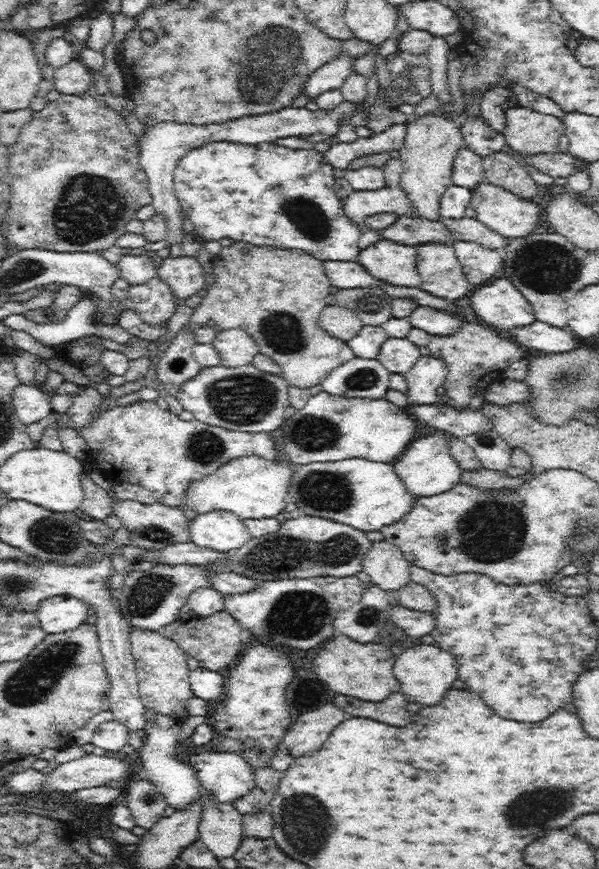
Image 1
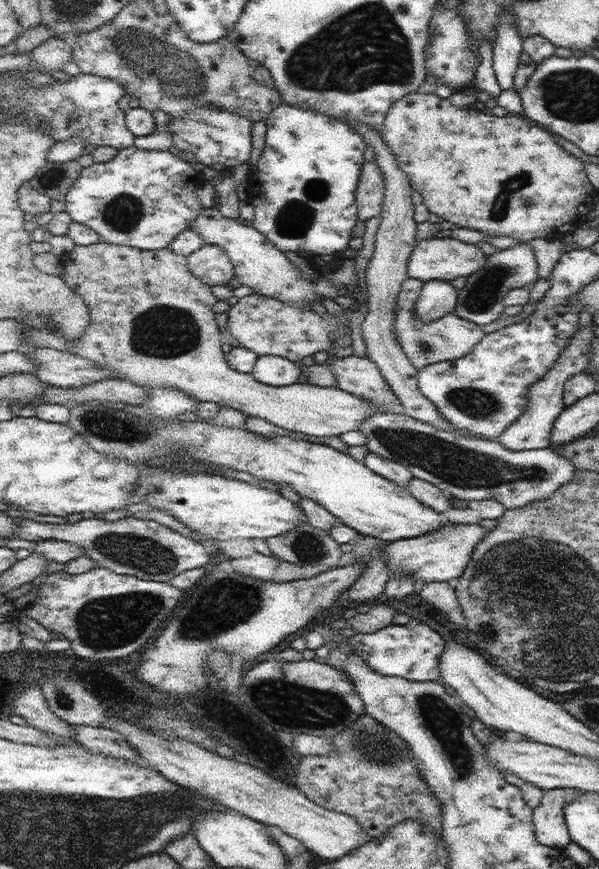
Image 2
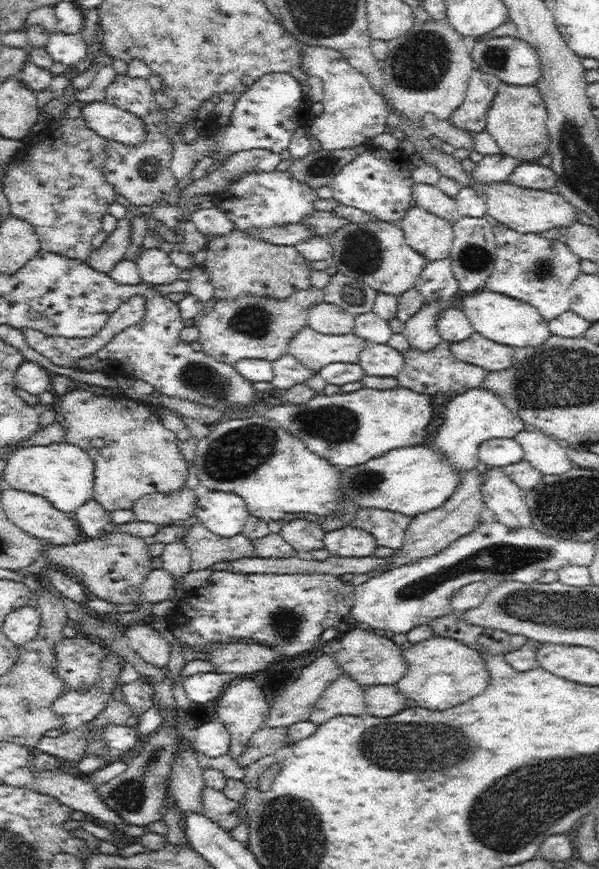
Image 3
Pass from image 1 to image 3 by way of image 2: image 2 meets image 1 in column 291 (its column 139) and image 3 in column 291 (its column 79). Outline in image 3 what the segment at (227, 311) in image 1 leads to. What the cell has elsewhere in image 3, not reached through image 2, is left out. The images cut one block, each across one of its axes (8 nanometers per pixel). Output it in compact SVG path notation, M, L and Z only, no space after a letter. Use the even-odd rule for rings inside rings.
M236 230L228 236L218 236L210 240L206 250L208 250L208 256L204 262L204 272L212 278L214 298L238 298L240 294L266 294L266 296L282 300L282 298L288 298L294 290L304 290L312 286L308 280L312 266L296 252L296 246L272 246L272 244L256 240L254 236L244 234L242 230ZM306 328L298 332L288 348L288 354L296 356L304 366L320 372L324 366L332 362L358 364L362 350L368 348L368 340L352 334L344 336L328 336Z

